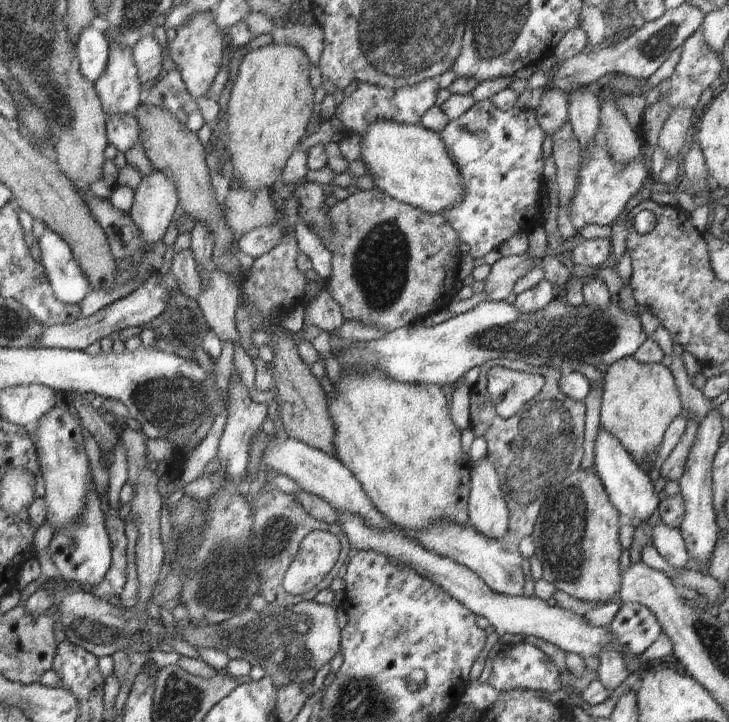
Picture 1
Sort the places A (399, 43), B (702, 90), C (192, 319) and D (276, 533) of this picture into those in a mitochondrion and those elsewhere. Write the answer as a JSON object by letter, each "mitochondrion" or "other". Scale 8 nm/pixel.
{"A":"mitochondrion","B":"other","C":"other","D":"mitochondrion"}

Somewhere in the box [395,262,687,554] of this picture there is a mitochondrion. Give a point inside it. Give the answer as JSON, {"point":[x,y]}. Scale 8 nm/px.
{"point":[541,446]}

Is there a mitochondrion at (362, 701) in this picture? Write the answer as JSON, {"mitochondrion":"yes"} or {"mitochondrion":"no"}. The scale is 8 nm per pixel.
{"mitochondrion":"yes"}

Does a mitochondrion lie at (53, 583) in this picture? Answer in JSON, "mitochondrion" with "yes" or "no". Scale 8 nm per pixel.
{"mitochondrion":"no"}

